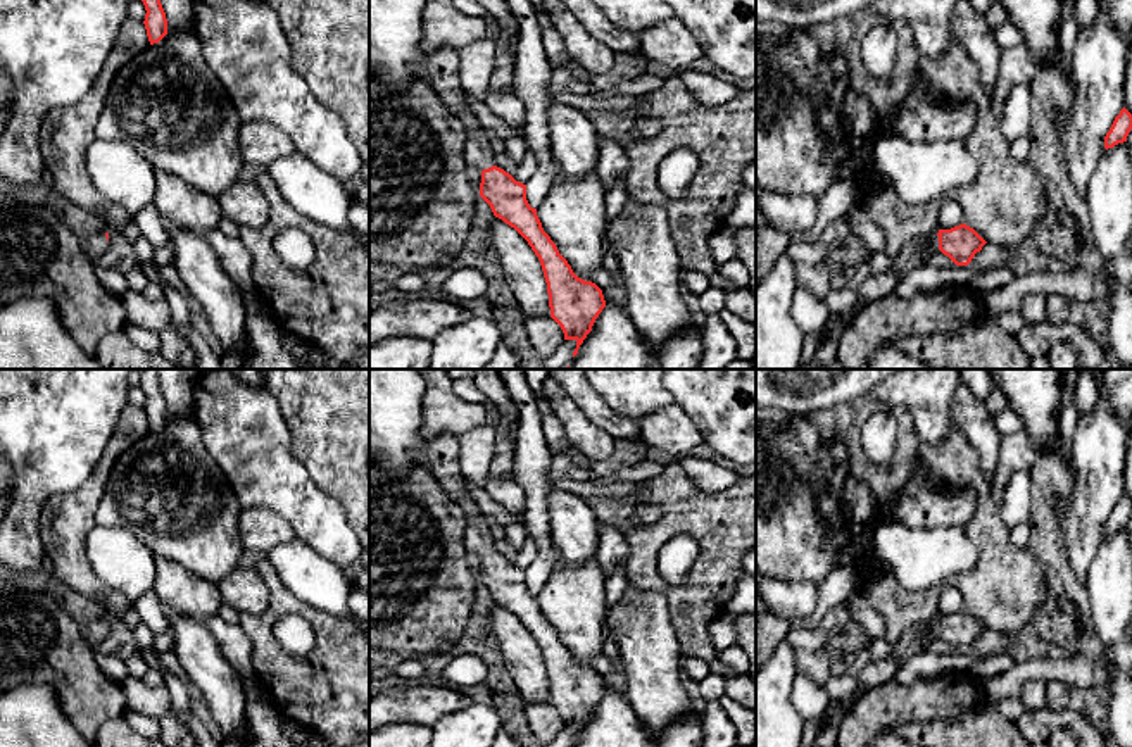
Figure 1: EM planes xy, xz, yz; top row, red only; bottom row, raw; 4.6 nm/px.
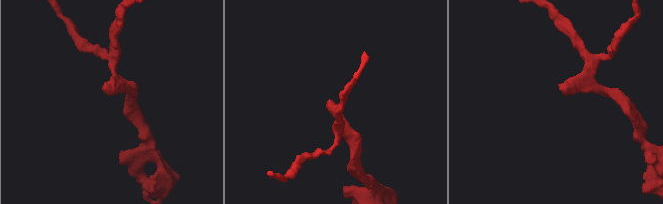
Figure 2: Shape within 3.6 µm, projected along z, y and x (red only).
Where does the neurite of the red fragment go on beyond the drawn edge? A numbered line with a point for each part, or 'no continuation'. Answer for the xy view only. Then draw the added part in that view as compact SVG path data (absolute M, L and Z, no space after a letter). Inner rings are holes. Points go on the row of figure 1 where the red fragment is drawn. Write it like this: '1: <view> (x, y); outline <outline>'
1: xy (94, 242); outline M86 231L81 235L81 247L86 257L100 255L105 252L109 242L105 231Z

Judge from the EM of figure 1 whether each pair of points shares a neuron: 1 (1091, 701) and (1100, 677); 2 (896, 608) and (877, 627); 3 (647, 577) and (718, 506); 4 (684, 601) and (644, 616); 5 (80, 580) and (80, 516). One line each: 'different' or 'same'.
1: different
2: different
3: same
4: different
5: same

